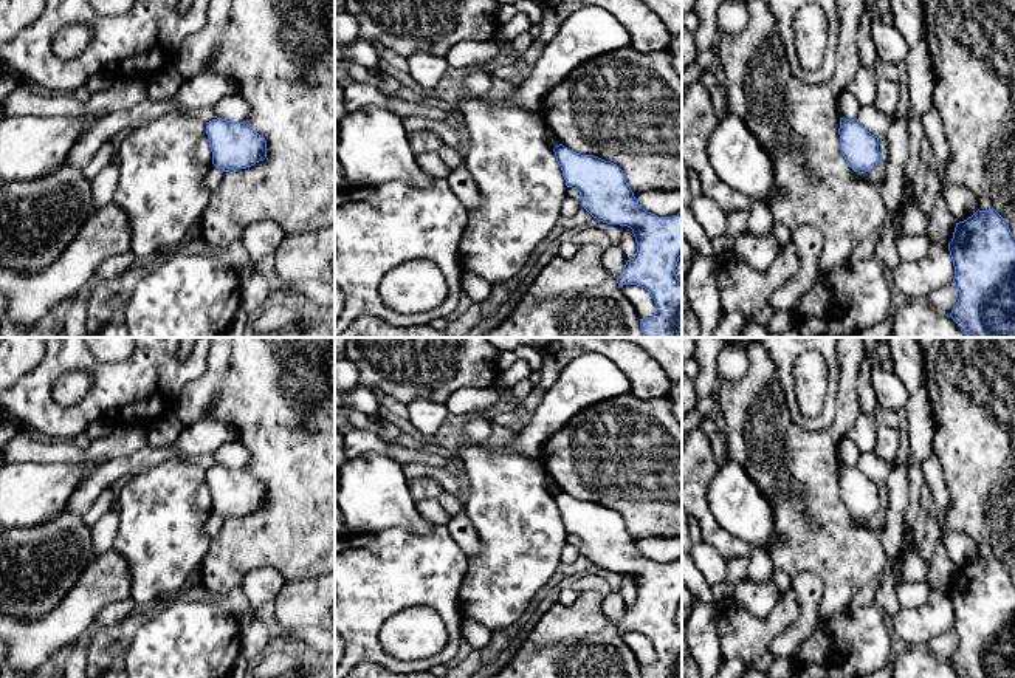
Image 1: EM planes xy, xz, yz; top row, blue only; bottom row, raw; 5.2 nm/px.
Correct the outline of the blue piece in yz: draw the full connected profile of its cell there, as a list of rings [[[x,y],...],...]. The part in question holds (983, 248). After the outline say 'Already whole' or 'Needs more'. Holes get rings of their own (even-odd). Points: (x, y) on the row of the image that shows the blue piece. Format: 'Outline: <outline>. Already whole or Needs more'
Outline: [[[976,211],[956,223],[948,251],[959,299],[950,317],[969,337],[1015,337],[1015,237],[995,211]]]. Already whole

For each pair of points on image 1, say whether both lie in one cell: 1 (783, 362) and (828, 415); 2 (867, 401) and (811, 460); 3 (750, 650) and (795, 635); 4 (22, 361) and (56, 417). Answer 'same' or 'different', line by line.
1: same
2: different
3: different
4: different

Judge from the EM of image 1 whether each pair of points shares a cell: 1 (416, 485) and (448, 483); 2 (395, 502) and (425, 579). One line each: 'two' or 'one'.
1: two
2: two

